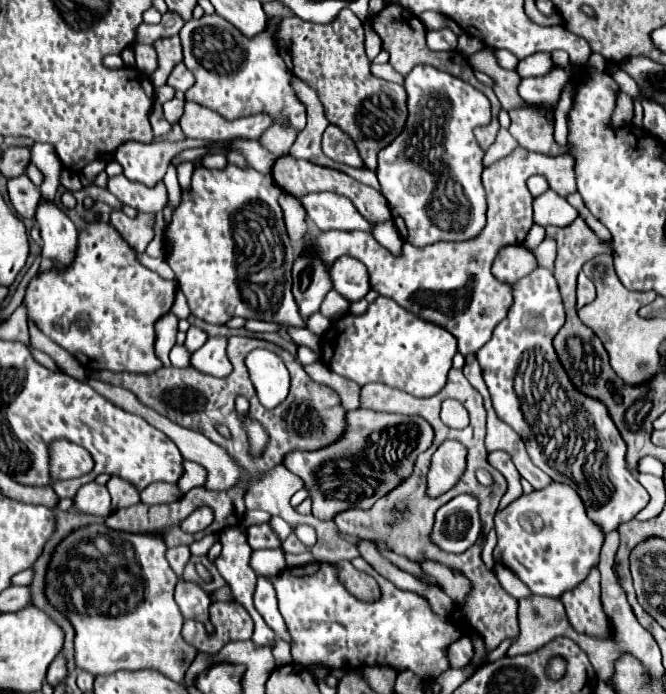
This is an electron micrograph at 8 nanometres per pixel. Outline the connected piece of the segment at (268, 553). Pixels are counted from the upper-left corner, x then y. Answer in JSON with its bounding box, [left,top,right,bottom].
[250,547,286,577]

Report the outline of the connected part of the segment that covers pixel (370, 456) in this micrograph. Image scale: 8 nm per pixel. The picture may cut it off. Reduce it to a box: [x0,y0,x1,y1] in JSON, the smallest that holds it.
[284,409,434,519]

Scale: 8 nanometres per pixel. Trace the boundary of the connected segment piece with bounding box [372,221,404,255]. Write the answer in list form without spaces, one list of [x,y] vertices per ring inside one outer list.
[[[392,221],[382,223],[382,225],[376,225],[374,231],[372,231],[372,235],[374,235],[374,239],[376,239],[380,245],[384,245],[392,255],[400,255],[400,253],[402,253],[402,243],[404,243],[404,241],[400,239],[400,235],[398,235],[396,227],[392,225]]]

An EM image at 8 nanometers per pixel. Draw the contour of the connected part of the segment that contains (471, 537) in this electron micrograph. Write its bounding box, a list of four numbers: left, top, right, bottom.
[430,495,480,553]

